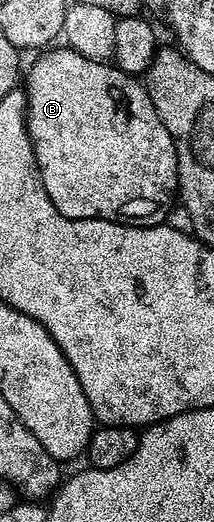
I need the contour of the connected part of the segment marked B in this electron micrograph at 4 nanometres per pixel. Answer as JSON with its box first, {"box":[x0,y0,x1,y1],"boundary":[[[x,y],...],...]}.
{"box":[25,48,179,224],"boundary":[[[47,48],[38,55],[39,59],[31,66],[31,71],[26,71],[25,82],[27,78],[27,87],[25,93],[27,96],[27,131],[33,144],[33,152],[37,160],[37,168],[41,180],[45,184],[45,192],[49,192],[49,200],[53,200],[57,212],[61,212],[70,218],[108,218],[110,222],[120,221],[124,224],[134,223],[136,220],[146,220],[151,224],[159,224],[164,221],[165,215],[173,208],[171,201],[176,201],[179,188],[179,162],[175,156],[175,145],[161,120],[157,116],[157,108],[147,100],[146,85],[138,77],[126,74],[124,70],[104,60],[98,62],[92,58],[84,58],[81,52],[70,48],[55,50],[56,48]]]}

